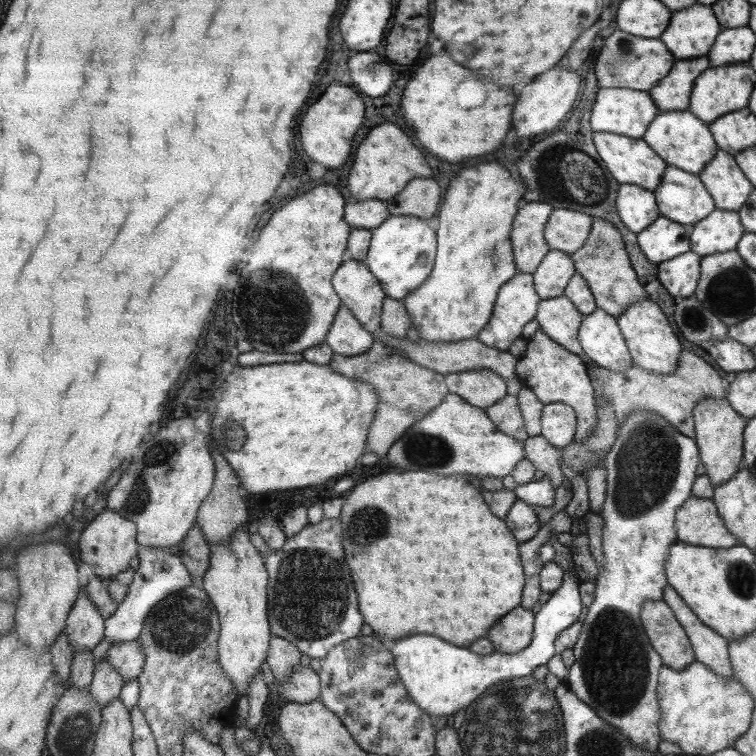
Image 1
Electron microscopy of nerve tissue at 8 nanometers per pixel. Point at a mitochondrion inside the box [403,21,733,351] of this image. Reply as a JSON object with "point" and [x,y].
{"point":[624,55]}

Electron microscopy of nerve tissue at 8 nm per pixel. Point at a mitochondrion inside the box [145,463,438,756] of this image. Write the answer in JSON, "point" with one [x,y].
{"point":[309,597]}

